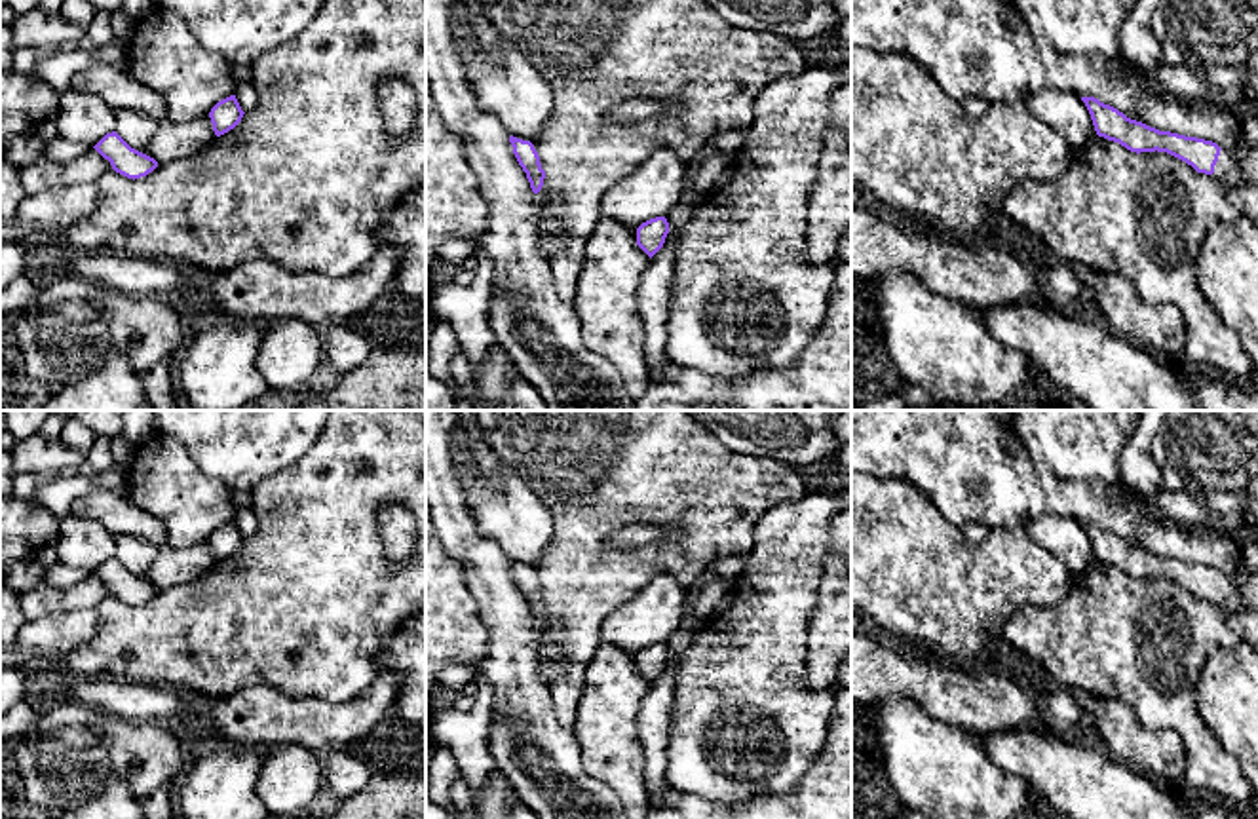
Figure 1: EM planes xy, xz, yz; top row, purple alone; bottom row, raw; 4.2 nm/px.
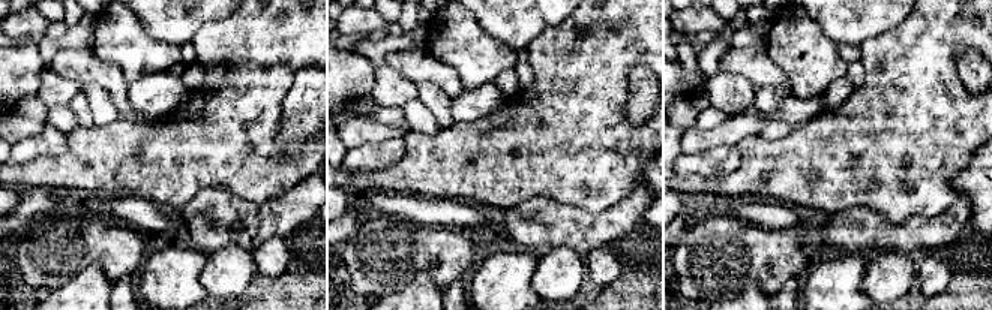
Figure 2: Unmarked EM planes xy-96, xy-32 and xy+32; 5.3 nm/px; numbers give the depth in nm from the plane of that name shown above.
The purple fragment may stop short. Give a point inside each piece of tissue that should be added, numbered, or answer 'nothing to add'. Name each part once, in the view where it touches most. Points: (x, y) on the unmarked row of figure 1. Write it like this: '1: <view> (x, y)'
1: yz (1228, 597)

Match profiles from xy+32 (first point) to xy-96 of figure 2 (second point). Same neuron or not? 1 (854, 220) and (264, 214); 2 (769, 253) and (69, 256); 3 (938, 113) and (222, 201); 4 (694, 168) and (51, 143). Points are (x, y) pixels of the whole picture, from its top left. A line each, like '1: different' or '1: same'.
1: same
2: same
3: different
4: same

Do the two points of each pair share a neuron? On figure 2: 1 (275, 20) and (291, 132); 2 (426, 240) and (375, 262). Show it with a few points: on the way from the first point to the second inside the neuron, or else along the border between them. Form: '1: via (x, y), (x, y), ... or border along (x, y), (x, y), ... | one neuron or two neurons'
1: border along (305, 66), (294, 75), (284, 99), (278, 131) | two neurons
2: via (414, 247), (387, 253) | one neuron

